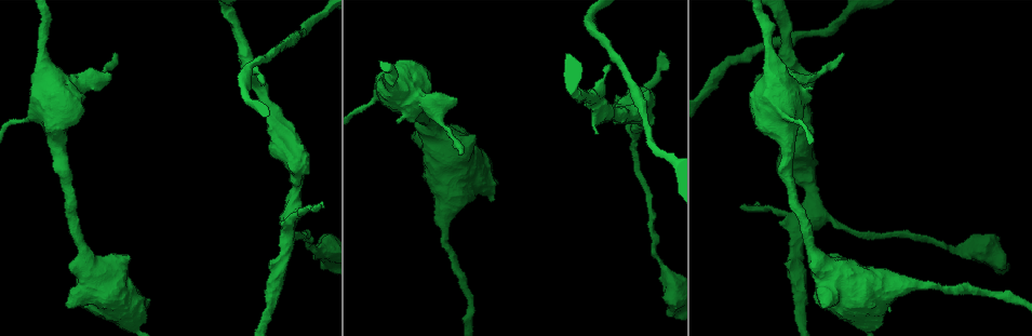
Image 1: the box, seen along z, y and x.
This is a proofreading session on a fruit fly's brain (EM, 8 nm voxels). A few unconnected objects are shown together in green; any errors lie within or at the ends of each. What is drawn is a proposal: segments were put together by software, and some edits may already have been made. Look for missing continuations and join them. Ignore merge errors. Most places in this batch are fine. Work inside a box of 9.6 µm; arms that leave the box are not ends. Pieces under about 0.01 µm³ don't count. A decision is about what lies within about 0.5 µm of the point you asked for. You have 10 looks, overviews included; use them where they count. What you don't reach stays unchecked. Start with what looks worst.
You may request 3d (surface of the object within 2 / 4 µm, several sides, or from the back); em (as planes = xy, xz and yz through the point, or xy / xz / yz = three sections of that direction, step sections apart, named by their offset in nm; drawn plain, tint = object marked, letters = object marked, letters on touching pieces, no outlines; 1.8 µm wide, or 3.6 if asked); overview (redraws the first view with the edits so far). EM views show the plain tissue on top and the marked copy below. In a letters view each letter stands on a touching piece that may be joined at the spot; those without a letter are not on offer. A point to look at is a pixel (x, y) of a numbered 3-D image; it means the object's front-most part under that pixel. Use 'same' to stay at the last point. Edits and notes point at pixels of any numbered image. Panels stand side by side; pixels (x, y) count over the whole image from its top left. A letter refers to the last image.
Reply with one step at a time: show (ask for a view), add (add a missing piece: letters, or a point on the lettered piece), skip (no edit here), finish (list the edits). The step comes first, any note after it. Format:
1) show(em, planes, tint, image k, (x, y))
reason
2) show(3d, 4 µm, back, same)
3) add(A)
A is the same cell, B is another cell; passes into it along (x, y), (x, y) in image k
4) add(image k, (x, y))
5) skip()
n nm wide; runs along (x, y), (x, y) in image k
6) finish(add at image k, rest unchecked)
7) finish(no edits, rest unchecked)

show(em, planes, letters, image 1, (262, 84))
free end

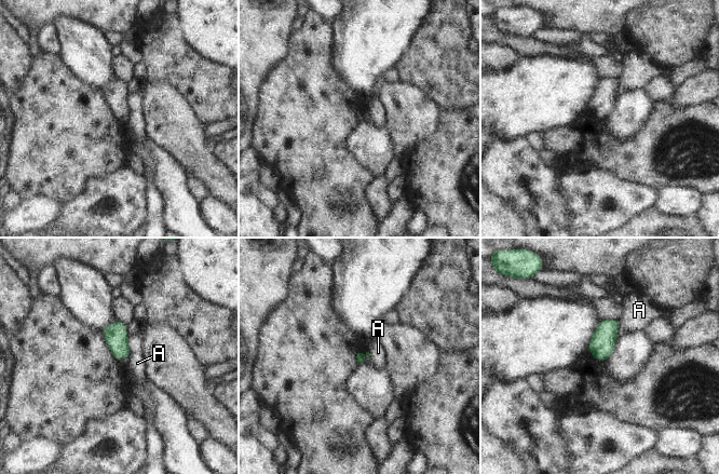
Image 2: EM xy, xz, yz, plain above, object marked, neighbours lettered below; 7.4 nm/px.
skip()
A is another cell; border along (127, 337), (129, 357) in image 2; none of them fits

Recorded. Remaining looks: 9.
show(3d, 2 µm, image 1, (664, 56))
free end

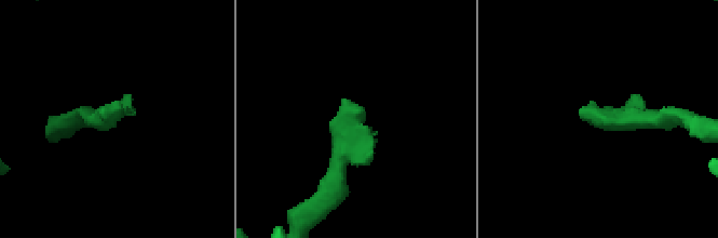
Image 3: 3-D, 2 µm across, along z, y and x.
show(em, planes, letters, image 3, (358, 111))
need the tissue

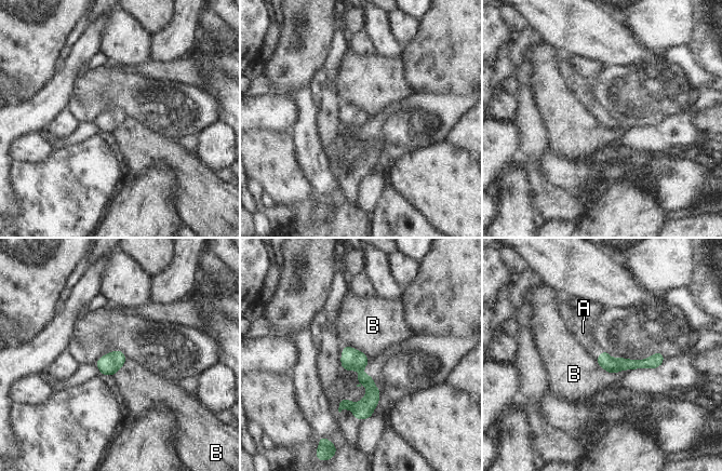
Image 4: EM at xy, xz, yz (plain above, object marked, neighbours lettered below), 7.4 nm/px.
add(A)
110 nm wide; A is the same cell, B is another cell; it goes on there

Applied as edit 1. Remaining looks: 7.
show(overview)
see it whole again

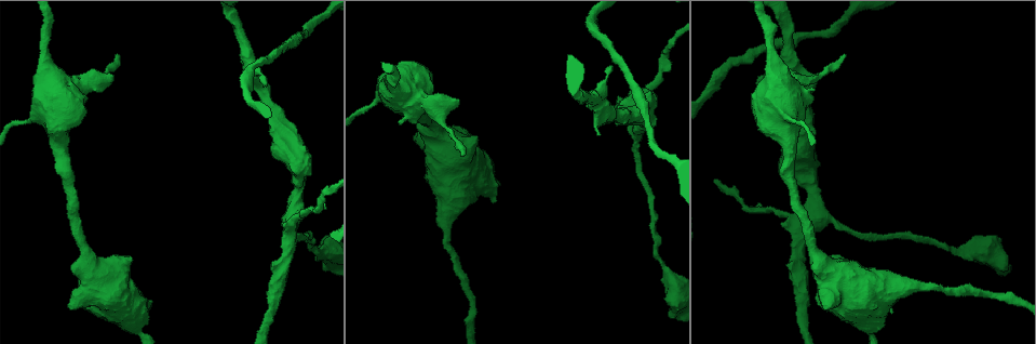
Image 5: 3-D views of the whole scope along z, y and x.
show(em, planes, letters, image 5, (601, 134))
free end

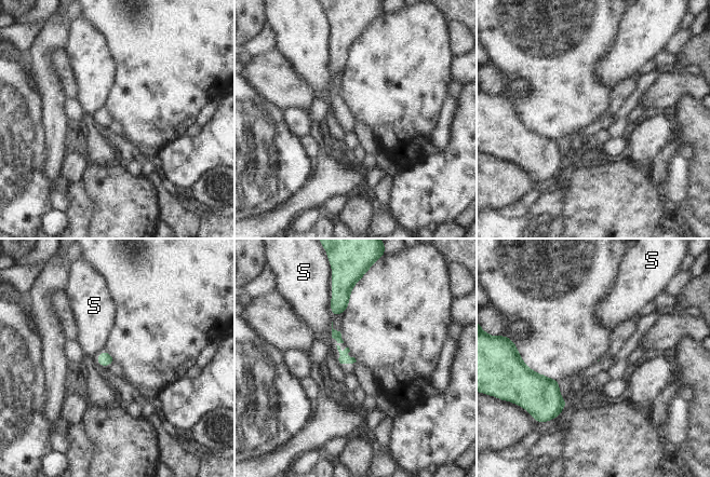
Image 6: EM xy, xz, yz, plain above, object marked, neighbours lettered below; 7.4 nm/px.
skip()
S touches over 150 nm; S is another cell; runs along (334, 332), (338, 349), (350, 360) in image 6; none of them fits

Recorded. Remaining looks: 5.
show(em, planes, tint, image 5, (117, 56))
thin end

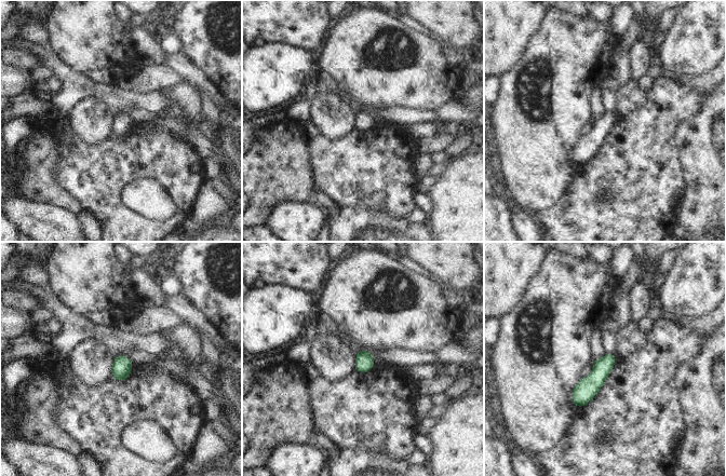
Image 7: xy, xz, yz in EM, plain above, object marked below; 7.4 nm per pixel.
show(em, planes, letters, same)
what lies round it

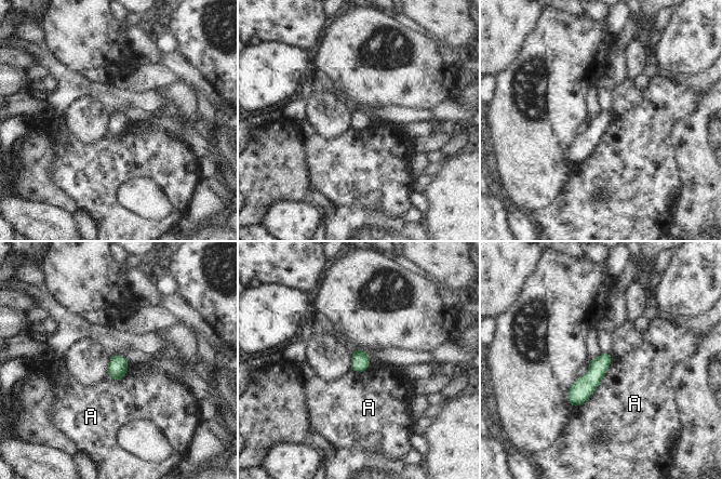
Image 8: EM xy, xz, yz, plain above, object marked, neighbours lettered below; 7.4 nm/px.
skip()
140 nm wide; A touches over 480 nm; A is another cell; none of them fits

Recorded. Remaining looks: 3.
finish(add at image 4, rest unchecked)

